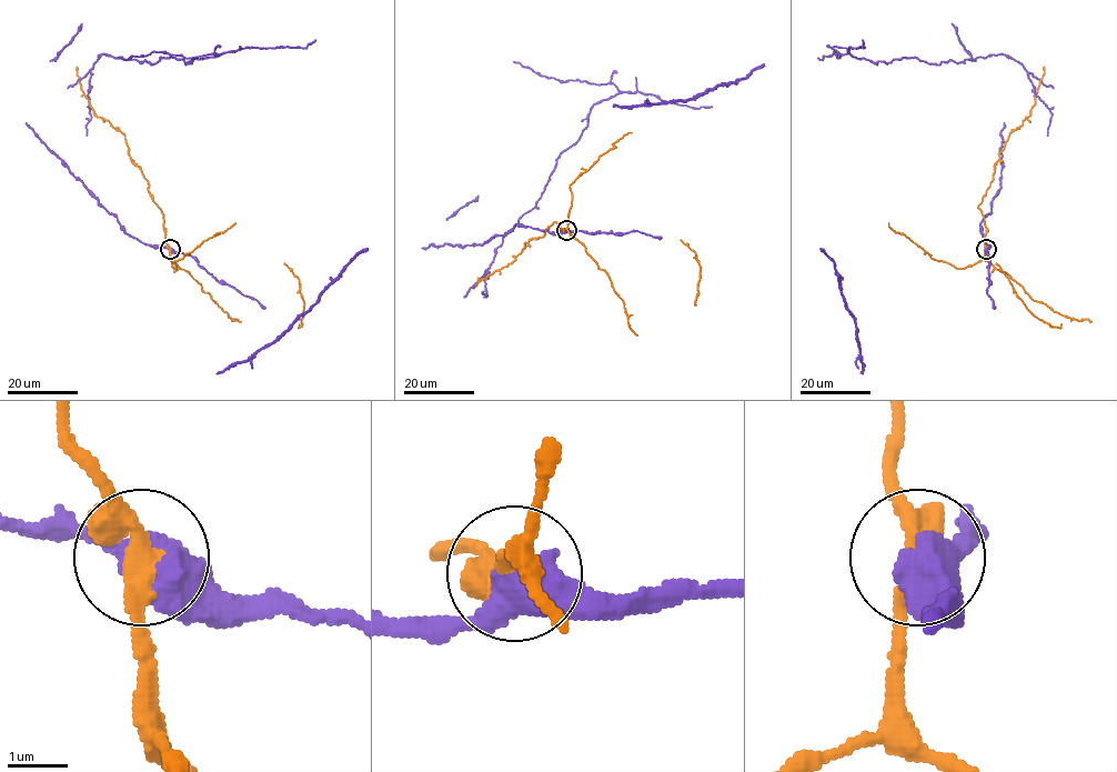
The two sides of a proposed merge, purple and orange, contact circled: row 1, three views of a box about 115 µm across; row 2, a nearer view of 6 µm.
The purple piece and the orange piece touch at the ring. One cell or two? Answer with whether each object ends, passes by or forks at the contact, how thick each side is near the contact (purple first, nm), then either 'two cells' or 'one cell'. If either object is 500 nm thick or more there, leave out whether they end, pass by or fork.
550/380 nm | two cells

